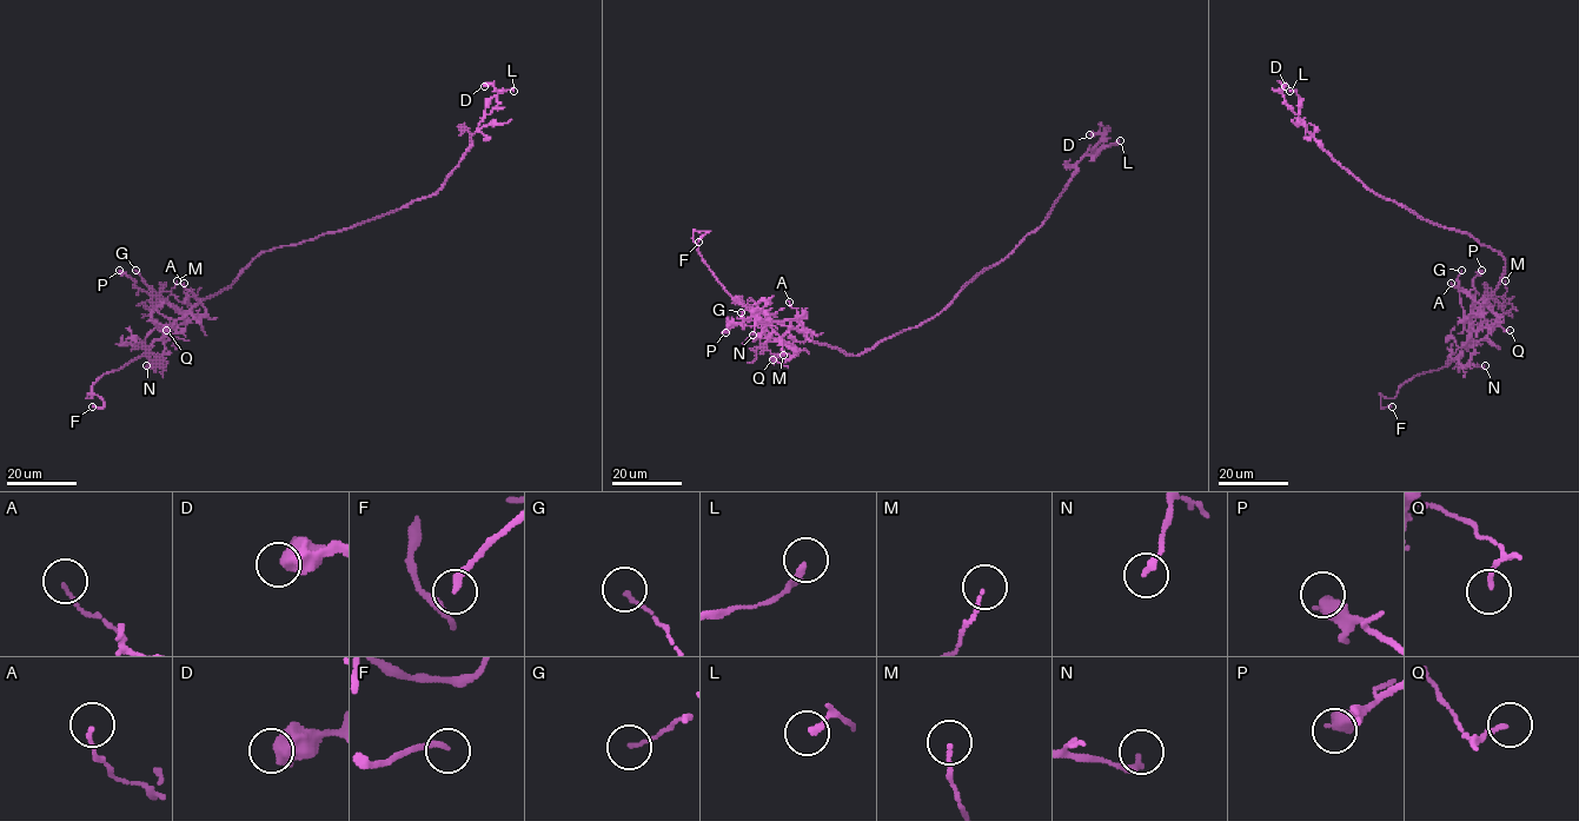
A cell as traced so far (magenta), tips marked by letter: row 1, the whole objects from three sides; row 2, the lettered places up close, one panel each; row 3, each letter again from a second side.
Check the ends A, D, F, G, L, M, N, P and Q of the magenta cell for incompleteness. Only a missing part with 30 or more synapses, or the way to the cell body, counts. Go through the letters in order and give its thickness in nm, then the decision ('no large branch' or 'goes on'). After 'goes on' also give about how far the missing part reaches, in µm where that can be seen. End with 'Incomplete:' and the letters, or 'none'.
A: 110 nm thick; no large branch
D: 650 nm thick; no large branch
F: 200 nm thick; goes on; about 20 µm are missing
G: 100 nm thick; no large branch
L: 200 nm thick; no large branch
M: 110 nm thick; no large branch
N: 200 nm thick; no large branch
P: 550 nm thick; no large branch
Q: 120 nm thick; no large branch
Incomplete: F

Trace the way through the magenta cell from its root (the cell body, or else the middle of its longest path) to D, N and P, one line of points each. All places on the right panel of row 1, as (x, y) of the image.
D: (1484, 245), (1470, 233), (1424, 219), (1368, 189), (1307, 131), (1285, 100), (1285, 86)
N: (1484, 245), (1505, 259), (1505, 272), (1493, 295), (1470, 318), (1474, 351), (1468, 363), (1485, 365)
P: (1484, 245), (1505, 259), (1505, 272), (1493, 295), (1470, 318), (1470, 325), (1474, 305), (1473, 279), (1481, 270)

